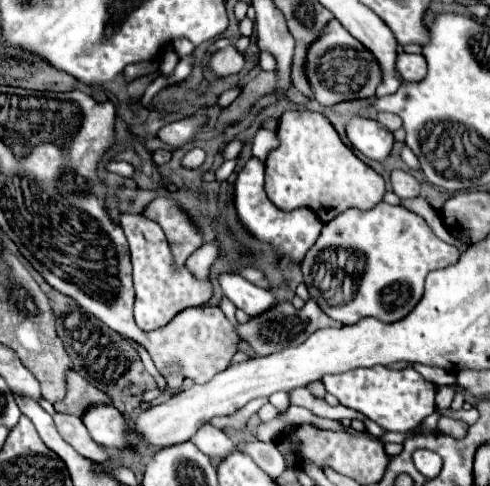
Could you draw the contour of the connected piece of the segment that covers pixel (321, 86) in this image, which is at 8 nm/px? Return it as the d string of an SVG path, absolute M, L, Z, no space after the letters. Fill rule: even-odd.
M336 19L328 23L324 33L310 47L306 73L312 83L314 97L322 105L336 105L350 99L370 99L374 97L374 91L382 81L382 71L378 69L378 61L374 59L374 55L358 39L354 39Z

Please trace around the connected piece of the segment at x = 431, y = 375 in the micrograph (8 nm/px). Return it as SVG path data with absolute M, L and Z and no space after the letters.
M414 363L412 365L426 381L432 381L434 385L454 385L456 383L456 377L454 377L454 373L450 373L450 371L444 371L444 369L440 369L440 367L426 367L426 365L418 365L418 363Z

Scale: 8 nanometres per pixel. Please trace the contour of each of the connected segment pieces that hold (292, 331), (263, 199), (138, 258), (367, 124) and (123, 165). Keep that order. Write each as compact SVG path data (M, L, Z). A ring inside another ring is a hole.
M308 299L302 309L296 309L290 301L278 301L274 307L270 307L262 315L250 317L246 323L236 325L236 331L238 331L240 339L250 343L250 347L258 355L266 355L266 351L276 351L276 343L290 343L294 339L302 339L302 337L310 335L314 329L340 327L340 325L342 323L338 323L336 319L326 317L326 313L318 307L318 303L314 303L314 299Z
M250 157L234 183L234 209L240 223L246 231L262 243L268 243L278 255L290 257L292 263L302 263L306 251L316 243L322 221L314 211L306 211L306 207L298 207L294 211L280 211L264 193L264 163L256 157Z
M128 215L120 217L120 225L128 237L132 265L134 265L134 289L136 289L136 303L134 303L134 319L140 329L158 329L158 319L172 319L178 311L190 305L204 305L212 297L212 283L200 283L194 279L186 267L174 269L172 267L172 253L168 241L162 233L162 227L142 215Z
M354 117L346 125L350 143L368 159L386 161L394 147L394 135L374 119Z
M112 161L112 163L108 165L108 171L118 173L118 175L122 175L122 177L134 177L134 167L125 161Z

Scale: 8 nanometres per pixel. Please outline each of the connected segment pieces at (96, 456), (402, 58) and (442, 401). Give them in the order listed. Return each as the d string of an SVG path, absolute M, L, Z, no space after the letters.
M54 415L54 423L58 427L58 433L64 437L64 441L68 441L80 455L94 459L94 461L108 461L108 453L102 445L94 443L94 439L90 439L90 433L86 431L84 423L78 417L72 415Z
M400 53L396 59L396 67L404 81L422 81L426 77L426 59L424 55L408 55Z
M440 387L438 393L436 393L436 407L442 411L442 409L448 409L450 403L454 399L454 389L452 387Z

